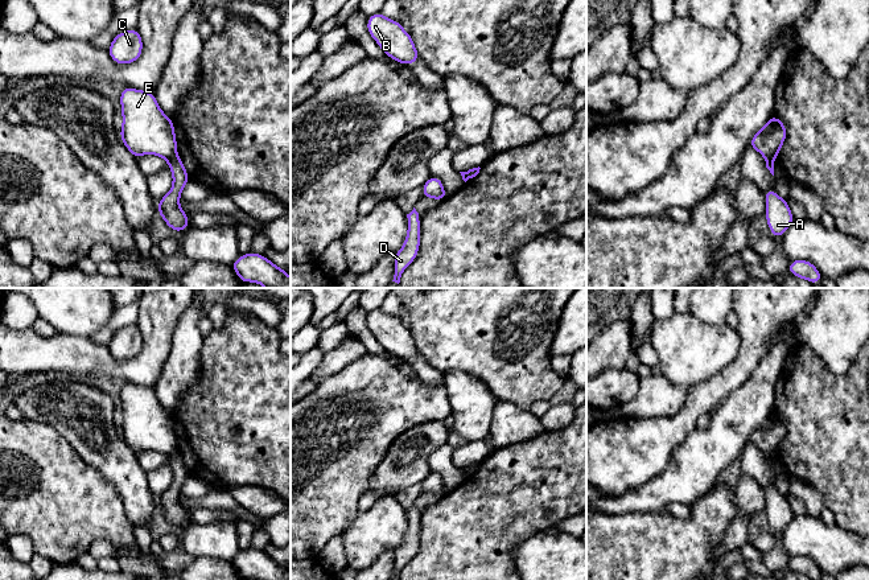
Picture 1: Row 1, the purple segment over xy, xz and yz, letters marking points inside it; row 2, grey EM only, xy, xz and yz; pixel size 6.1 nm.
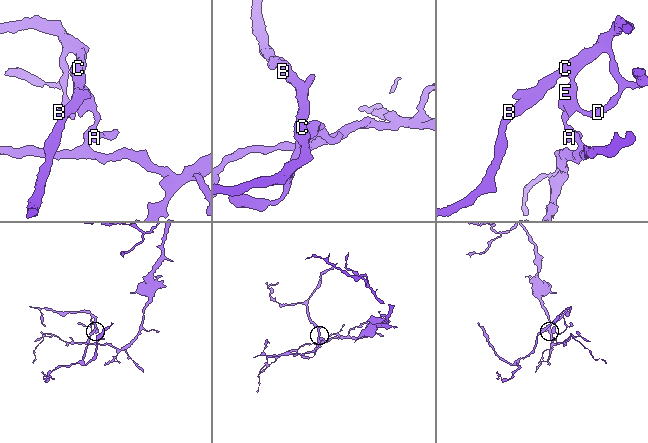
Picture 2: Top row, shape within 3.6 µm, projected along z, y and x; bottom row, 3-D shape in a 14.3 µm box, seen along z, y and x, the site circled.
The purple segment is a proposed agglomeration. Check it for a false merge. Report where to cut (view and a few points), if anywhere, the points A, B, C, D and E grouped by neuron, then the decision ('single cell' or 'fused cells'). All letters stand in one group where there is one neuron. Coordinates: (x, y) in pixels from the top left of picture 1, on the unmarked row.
xy (176, 451), (168, 456) | A / B C D E | fused cells

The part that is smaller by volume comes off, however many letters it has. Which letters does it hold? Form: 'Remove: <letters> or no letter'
Remove: B, C, D, E

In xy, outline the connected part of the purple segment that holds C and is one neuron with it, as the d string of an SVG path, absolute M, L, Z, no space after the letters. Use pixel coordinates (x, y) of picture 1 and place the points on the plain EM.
M128 325L116 330L107 345L114 358L128 361L137 357L143 349L143 336L137 325Z

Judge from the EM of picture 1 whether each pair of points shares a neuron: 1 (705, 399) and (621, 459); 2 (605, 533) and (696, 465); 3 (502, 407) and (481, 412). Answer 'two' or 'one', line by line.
1: one
2: two
3: two

